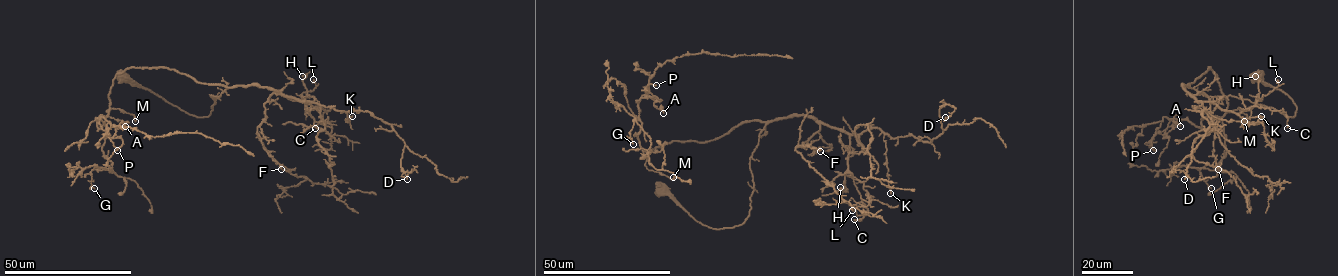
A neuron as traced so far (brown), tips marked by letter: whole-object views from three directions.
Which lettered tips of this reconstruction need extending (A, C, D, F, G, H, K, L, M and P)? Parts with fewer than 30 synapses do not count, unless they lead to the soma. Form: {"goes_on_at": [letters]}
{"goes_on_at": []}

